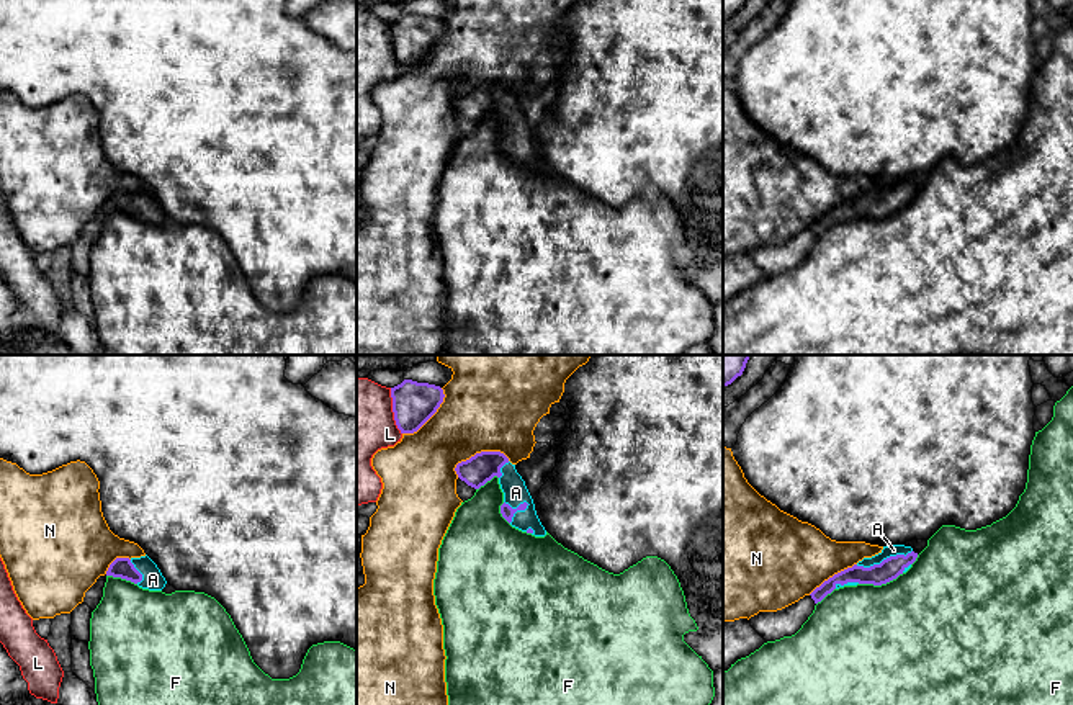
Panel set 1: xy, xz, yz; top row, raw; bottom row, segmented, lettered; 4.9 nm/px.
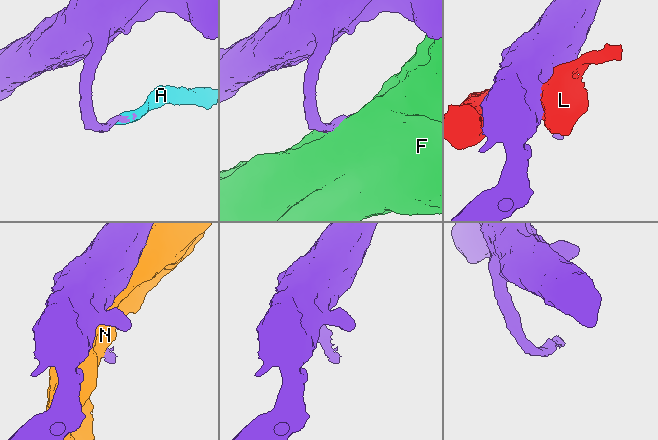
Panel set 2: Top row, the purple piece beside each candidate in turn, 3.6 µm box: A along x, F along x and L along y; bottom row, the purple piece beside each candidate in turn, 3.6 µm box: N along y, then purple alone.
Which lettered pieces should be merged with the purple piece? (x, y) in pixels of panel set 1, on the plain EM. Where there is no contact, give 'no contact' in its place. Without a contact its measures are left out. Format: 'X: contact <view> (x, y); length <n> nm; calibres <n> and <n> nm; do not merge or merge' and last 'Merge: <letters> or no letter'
A: contact yz (884, 193); length 280 nm; calibres 110 and 60 nm; merge
F: contact yz (880, 218); length 240 nm; calibres 110 and 500 nm; do not merge
L: contact xz (393, 44); length 240 nm; calibres 220 and 360 nm; do not merge
N: contact xz (481, 85); length 280 nm; calibres 150 and 420 nm; do not merge
Merge: A

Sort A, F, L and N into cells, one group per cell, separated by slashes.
A / F / L / N

